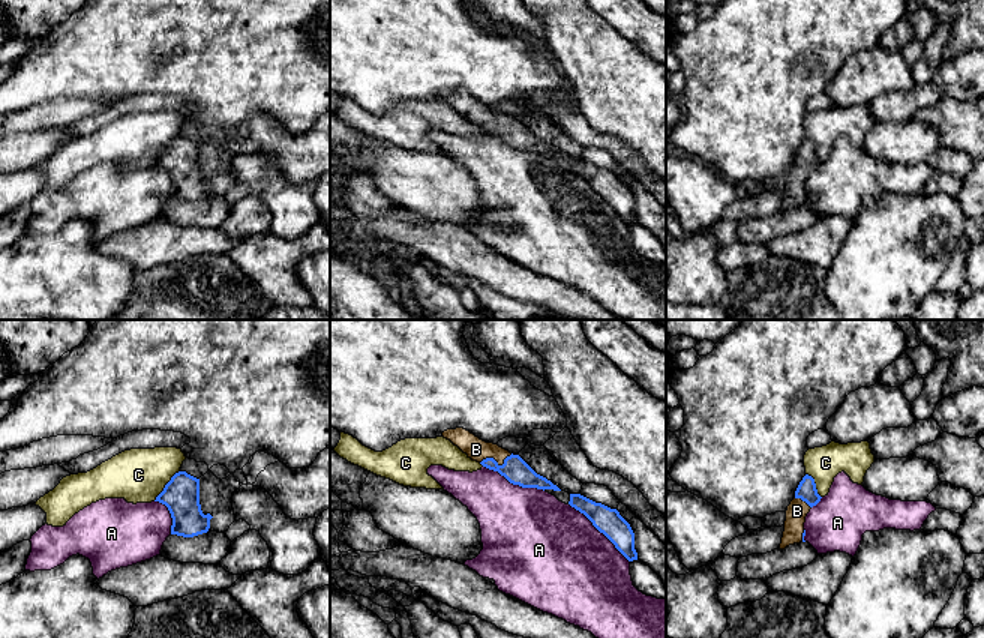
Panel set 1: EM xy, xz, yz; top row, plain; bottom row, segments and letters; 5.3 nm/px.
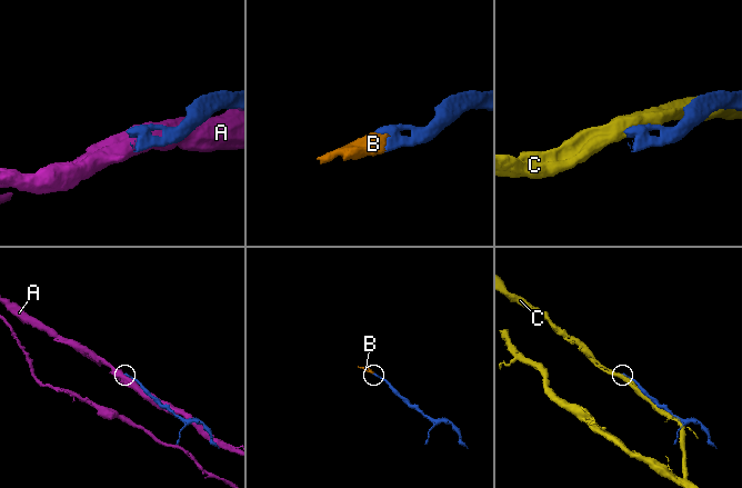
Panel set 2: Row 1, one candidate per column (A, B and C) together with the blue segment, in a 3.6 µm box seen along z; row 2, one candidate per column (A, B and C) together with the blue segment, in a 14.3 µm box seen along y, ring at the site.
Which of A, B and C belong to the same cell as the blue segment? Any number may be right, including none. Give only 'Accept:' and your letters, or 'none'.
Accept: B

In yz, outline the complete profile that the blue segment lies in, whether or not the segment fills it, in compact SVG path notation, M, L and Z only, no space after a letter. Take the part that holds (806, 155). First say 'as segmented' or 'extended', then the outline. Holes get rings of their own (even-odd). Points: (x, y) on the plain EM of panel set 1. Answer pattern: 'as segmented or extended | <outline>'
extended | M806 138L795 155L794 164L788 170L780 213L794 207L806 206L806 180L810 173L820 165L820 162L822 161L818 158L814 143Z

